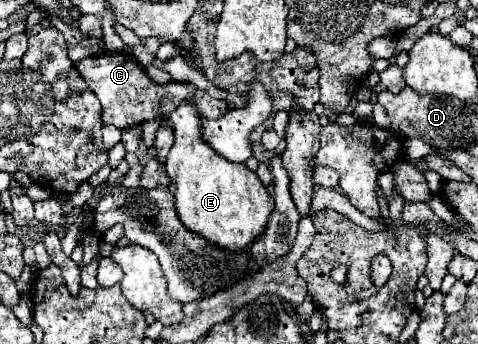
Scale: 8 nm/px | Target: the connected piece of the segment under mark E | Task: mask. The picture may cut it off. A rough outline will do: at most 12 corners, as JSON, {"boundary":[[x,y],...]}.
{"boundary":[[192,100],[166,116],[164,162],[186,228],[248,248],[274,208],[244,164],[200,136]]}

